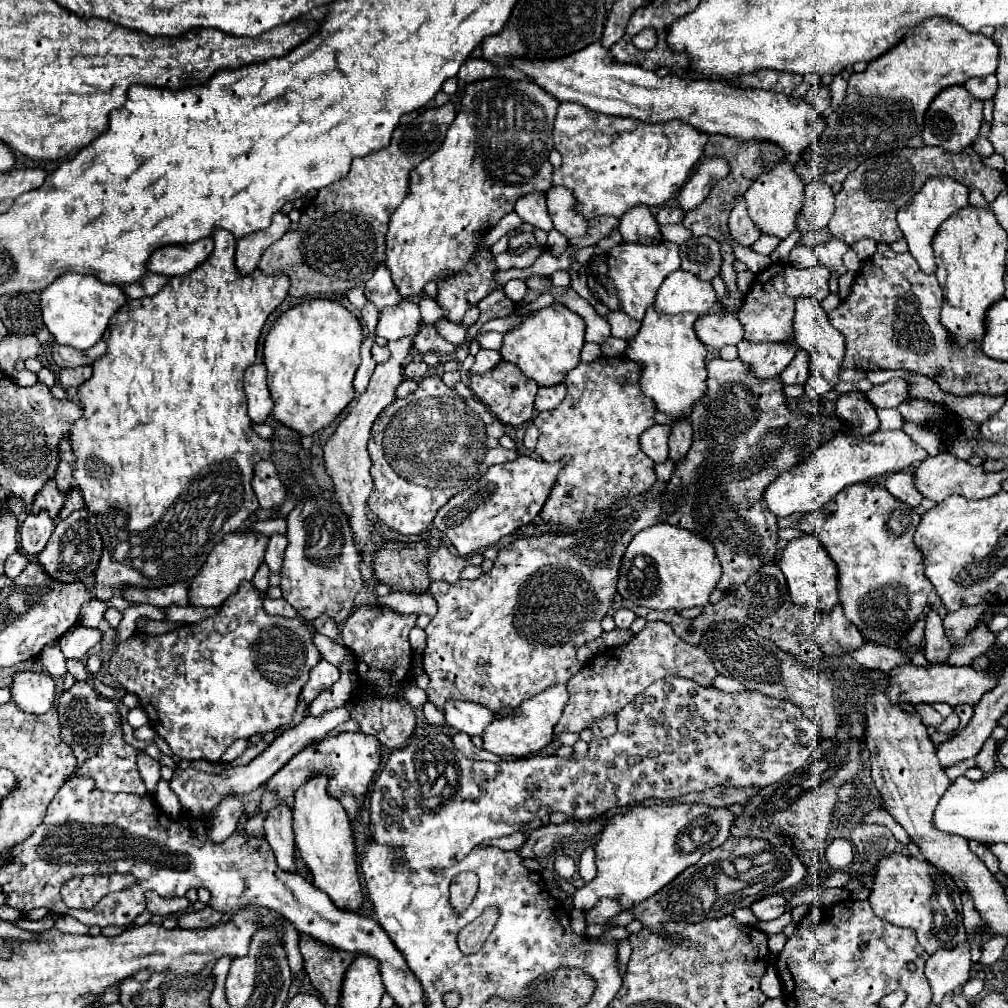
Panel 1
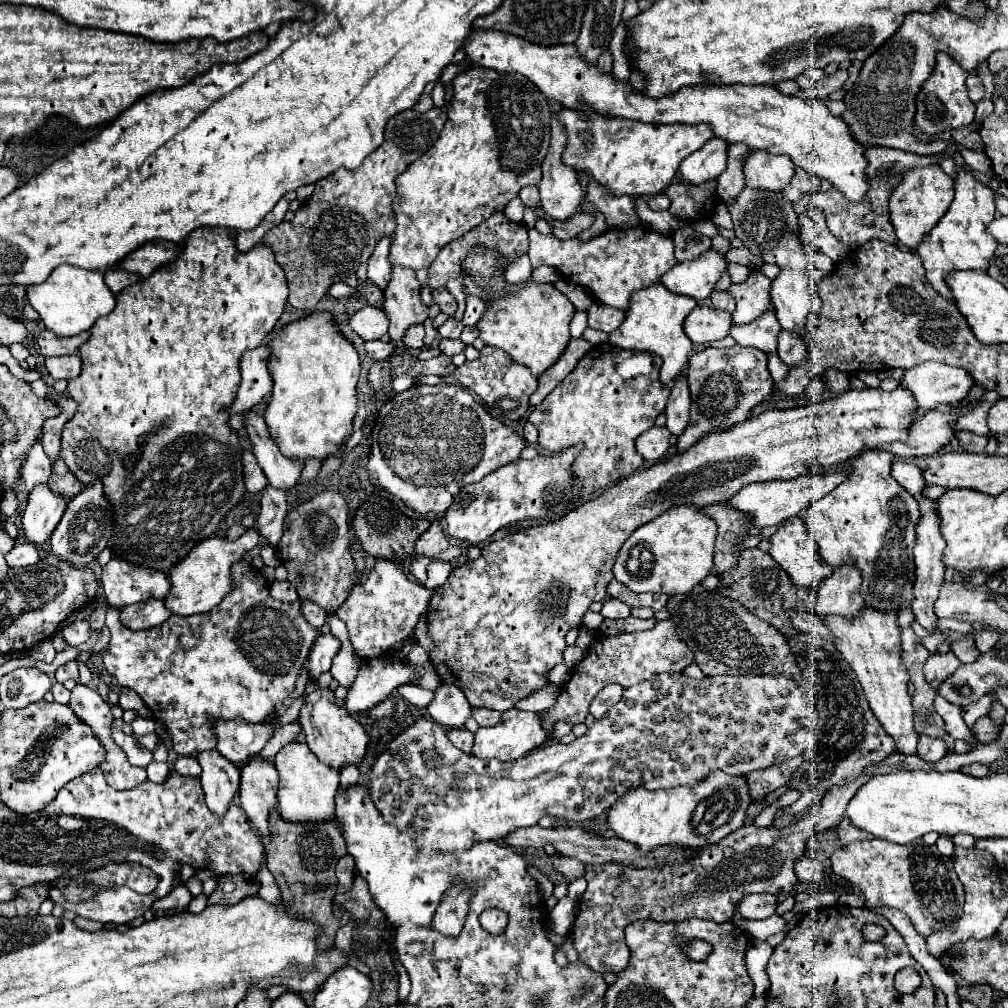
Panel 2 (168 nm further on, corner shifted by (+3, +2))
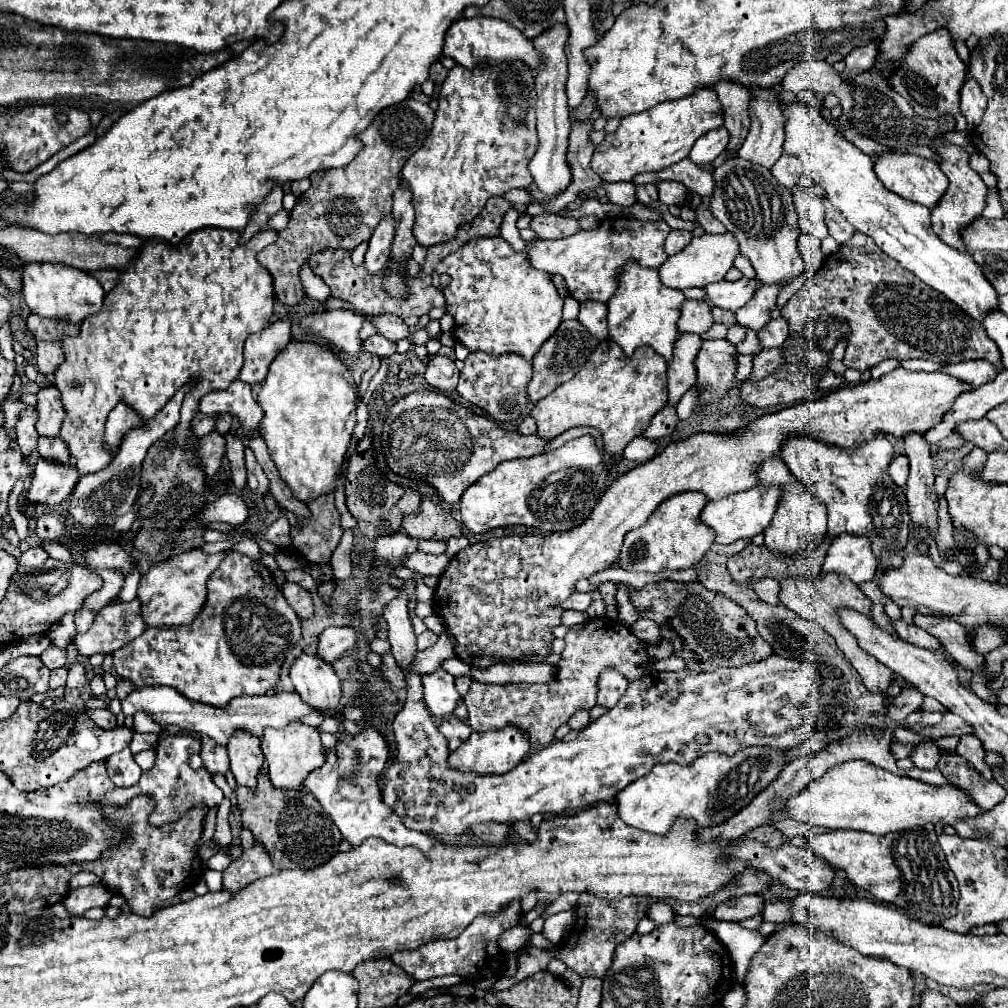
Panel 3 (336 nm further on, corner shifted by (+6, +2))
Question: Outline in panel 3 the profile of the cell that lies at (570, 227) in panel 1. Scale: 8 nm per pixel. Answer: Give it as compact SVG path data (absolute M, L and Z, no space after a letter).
M551 26L545 30L545 34L539 34L533 44L535 50L541 54L541 68L535 74L535 92L537 92L537 136L539 136L539 148L535 156L529 162L529 170L535 178L537 188L547 194L555 196L563 192L571 184L571 170L567 164L567 146L569 146L569 106L567 106L567 94L565 94L565 82L567 82L567 56L565 56L565 44L569 38L567 26Z

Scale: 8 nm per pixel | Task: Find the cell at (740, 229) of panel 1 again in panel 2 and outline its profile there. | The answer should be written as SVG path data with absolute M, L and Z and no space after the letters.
M730 144L728 148L728 168L720 174L718 182L718 196L722 198L724 204L736 200L740 196L740 190L744 188L744 172L742 172L742 156L750 148L746 144Z

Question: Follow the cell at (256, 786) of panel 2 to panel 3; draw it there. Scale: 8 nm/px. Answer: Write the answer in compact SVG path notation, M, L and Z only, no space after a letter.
M237 732L233 738L229 738L229 762L231 772L239 786L255 788L259 770L263 768L265 756L261 752L261 740L253 738L253 734Z

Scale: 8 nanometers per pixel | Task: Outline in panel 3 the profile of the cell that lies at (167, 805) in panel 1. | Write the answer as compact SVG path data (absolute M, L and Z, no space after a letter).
M153 748L151 750L143 750L141 754L133 754L133 760L141 766L141 770L149 770L155 764L155 752L153 752Z

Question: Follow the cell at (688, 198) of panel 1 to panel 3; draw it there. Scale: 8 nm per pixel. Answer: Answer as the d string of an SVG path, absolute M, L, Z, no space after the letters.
M721 126L717 130L711 130L709 134L703 134L695 142L689 158L695 164L709 164L727 148L727 144L729 144L729 132Z

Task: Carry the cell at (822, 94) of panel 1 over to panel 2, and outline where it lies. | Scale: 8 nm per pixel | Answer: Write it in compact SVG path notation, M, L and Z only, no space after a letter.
M838 70L836 74L826 76L826 78L822 78L820 82L816 82L816 84L814 84L814 94L824 100L824 98L828 98L834 90L840 90L846 80L848 80L848 72L846 72L846 70Z

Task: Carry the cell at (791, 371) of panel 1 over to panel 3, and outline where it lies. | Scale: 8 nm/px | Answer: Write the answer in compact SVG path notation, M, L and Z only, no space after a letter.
M785 318L769 320L769 326L765 326L765 330L757 332L757 338L759 338L759 344L763 350L781 348L785 344L787 336L789 336L789 326L787 326Z

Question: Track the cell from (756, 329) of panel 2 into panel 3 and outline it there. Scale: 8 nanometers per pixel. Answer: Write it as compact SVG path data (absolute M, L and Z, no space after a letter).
M759 286L757 294L753 294L753 298L745 306L741 306L741 310L735 312L737 322L741 326L761 330L771 320L769 312L775 308L775 298L779 290L781 286Z

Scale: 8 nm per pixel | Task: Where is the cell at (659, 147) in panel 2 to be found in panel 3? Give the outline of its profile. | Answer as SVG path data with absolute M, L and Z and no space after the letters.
M709 86L689 94L689 98L677 98L673 102L661 102L641 114L633 114L621 120L619 128L595 148L591 168L605 182L633 180L641 172L657 172L669 168L671 164L689 156L697 138L723 126L721 104L717 102L717 92Z

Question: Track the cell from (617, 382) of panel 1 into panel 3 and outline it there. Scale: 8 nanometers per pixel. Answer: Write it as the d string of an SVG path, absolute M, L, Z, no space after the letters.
M603 340L595 348L595 352L587 358L587 362L577 372L577 376L573 376L569 382L565 382L555 392L551 392L549 398L543 398L533 406L531 416L535 418L537 428L539 428L537 434L541 434L541 438L553 440L555 436L563 434L569 428L593 426L593 428L599 428L603 432L605 450L609 454L615 454L613 456L615 460L621 460L623 448L627 446L627 442L641 436L645 432L645 428L649 426L649 422L653 420L653 416L663 406L667 406L667 382L665 382L665 378L667 378L667 362L653 348L643 346L633 356L627 356L617 342Z

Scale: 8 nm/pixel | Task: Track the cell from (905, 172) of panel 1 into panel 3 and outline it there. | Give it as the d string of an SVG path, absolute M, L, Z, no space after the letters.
M823 200L823 204L825 204L825 208L827 208L827 214L825 214L825 224L827 224L827 230L829 230L829 234L841 244L841 242L845 242L845 240L849 240L851 236L853 236L853 226L839 214L839 210L835 210L833 206L831 206L831 202L829 200Z

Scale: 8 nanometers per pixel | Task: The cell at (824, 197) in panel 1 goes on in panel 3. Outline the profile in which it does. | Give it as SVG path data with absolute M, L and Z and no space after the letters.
M783 154L783 156L773 164L771 172L773 172L773 176L777 178L777 182L783 184L783 186L787 186L787 188L793 188L793 186L797 184L799 176L803 174L799 158L793 158L793 156L789 156L789 154Z

